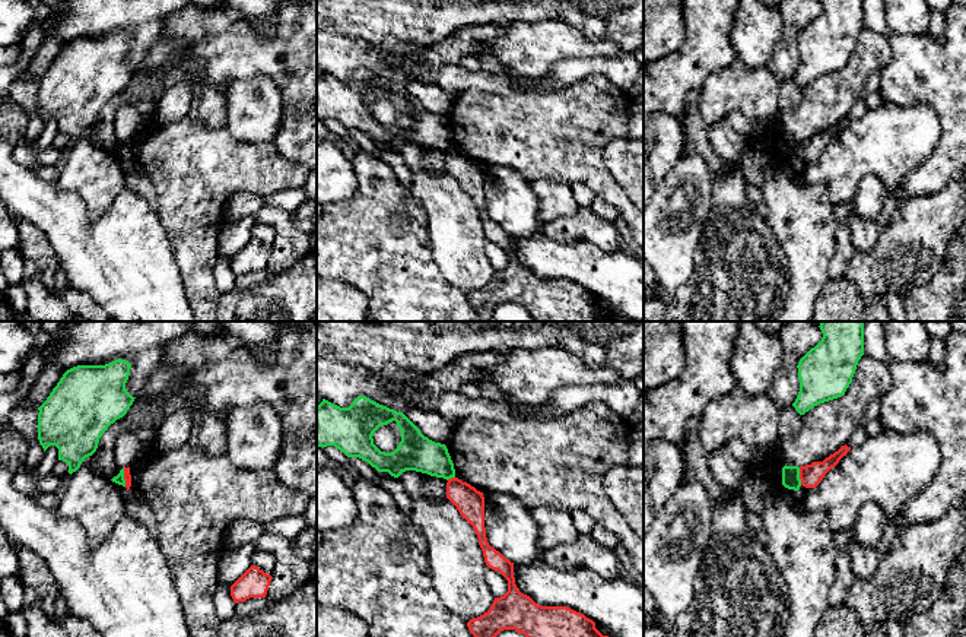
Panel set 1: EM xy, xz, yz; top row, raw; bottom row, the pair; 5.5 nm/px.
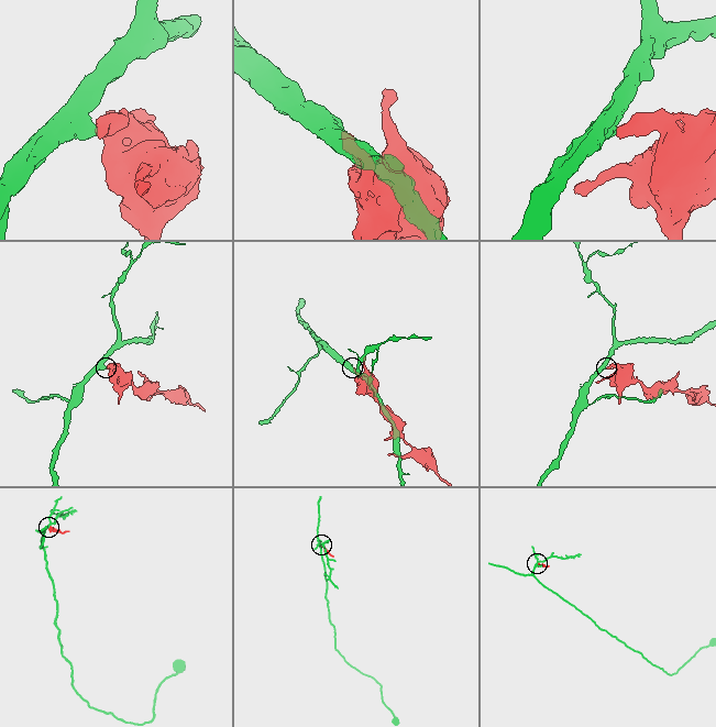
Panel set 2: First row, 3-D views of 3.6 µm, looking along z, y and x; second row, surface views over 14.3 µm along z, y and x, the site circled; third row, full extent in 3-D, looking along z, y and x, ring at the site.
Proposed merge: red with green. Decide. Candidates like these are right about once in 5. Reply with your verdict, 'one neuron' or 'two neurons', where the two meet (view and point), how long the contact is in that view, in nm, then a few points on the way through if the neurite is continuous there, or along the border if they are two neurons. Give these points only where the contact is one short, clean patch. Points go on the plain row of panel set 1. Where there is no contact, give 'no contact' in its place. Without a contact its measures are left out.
two neurons; contact xy (124, 149); length 110 nm; border xy (123, 140), (126, 158)

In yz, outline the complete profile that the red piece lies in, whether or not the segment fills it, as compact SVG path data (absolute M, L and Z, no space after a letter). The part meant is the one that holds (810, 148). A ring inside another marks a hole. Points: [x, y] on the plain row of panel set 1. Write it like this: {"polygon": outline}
{"polygon": "M845 117L823 134L813 134L811 137L800 139L801 158L805 161L816 161L824 148L835 140L849 123L851 120Z"}

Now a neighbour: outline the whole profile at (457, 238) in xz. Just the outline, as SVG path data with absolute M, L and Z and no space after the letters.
M406 143L397 152L413 172L410 191L428 213L428 235L433 260L445 281L468 295L487 285L495 273L484 250L487 238L473 199L457 180L448 171L430 174L425 168L423 158L428 150L430 150L428 146Z

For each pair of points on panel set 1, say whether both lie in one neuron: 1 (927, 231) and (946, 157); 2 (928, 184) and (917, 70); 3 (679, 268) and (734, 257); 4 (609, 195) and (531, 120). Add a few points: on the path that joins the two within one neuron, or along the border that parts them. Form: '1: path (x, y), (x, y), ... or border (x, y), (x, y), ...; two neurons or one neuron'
1: border (950, 180), (936, 192), (906, 196); two neurons
2: path (950, 155), (950, 103), (946, 98); one neuron
3: border (702, 231), (695, 250), (695, 268), (674, 294); two neurons
4: path (590, 174), (574, 168), (546, 140); one neuron

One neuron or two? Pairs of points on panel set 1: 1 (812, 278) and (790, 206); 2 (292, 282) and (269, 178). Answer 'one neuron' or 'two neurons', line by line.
1: one neuron
2: two neurons

